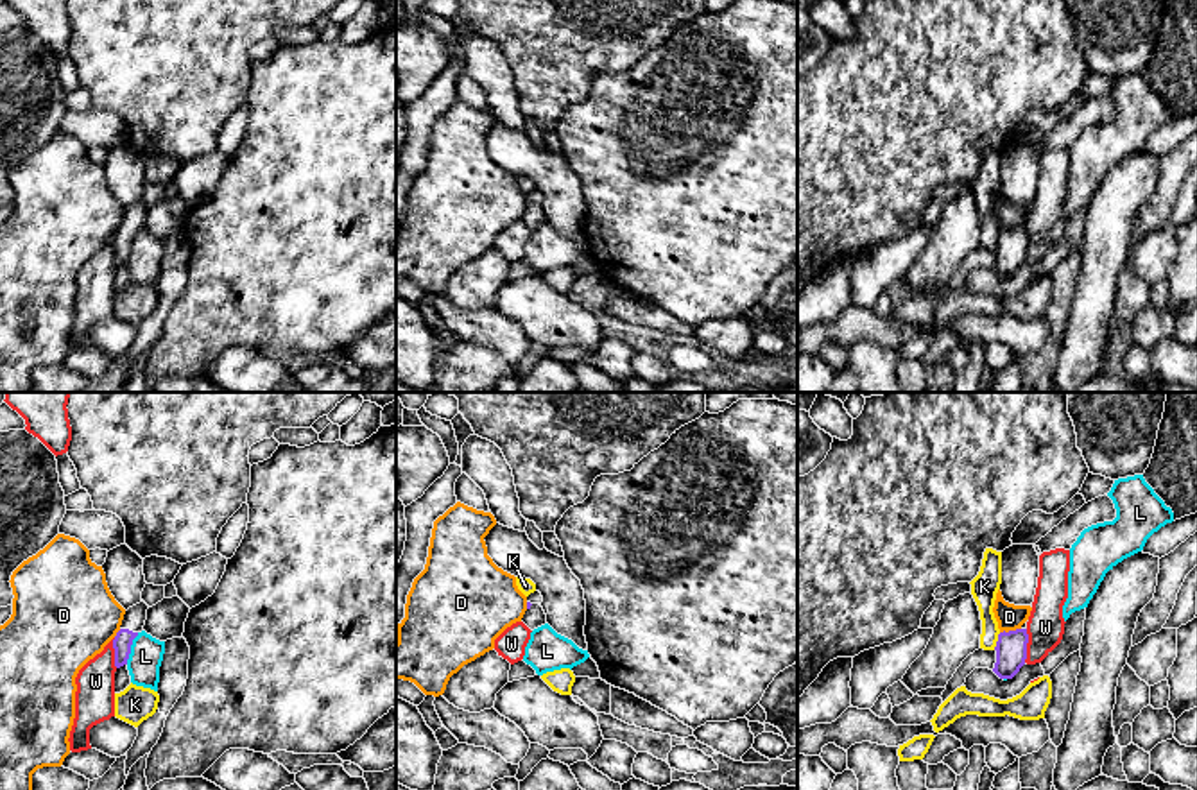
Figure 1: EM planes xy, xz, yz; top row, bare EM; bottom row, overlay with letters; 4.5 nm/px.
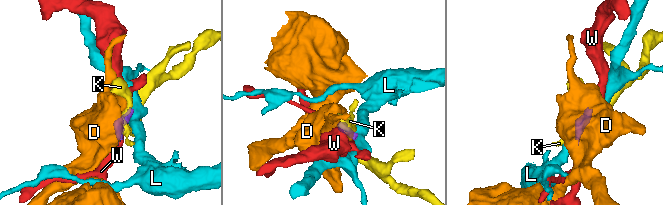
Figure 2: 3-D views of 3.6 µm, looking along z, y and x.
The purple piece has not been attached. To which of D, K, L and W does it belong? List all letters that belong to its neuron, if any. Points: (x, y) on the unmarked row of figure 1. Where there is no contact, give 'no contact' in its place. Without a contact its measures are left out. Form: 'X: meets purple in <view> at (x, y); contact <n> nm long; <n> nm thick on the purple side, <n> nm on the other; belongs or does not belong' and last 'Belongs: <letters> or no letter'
D: meets purple in yz at (1009, 230); contact 100 nm long; 140 nm thick on the purple side, 120 nm on the other; does not belong
K: meets purple in yz at (997, 240); contact 90 nm long; 140 nm thick on the purple side, 120 nm on the other; does not belong
L: meets purple in xy at (129, 248); contact 160 nm long; 90 nm thick on the purple side, 150 nm on the other; does not belong
W: meets purple in yz at (1025, 244); contact 150 nm long; 140 nm thick on the purple side, 170 nm on the other; does not belong
Belongs: no letter

